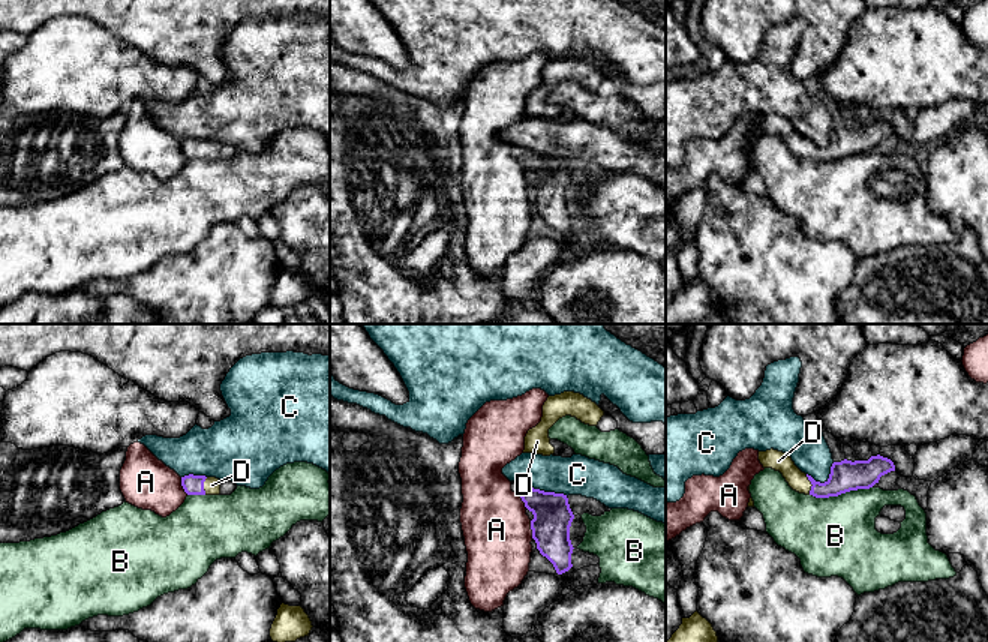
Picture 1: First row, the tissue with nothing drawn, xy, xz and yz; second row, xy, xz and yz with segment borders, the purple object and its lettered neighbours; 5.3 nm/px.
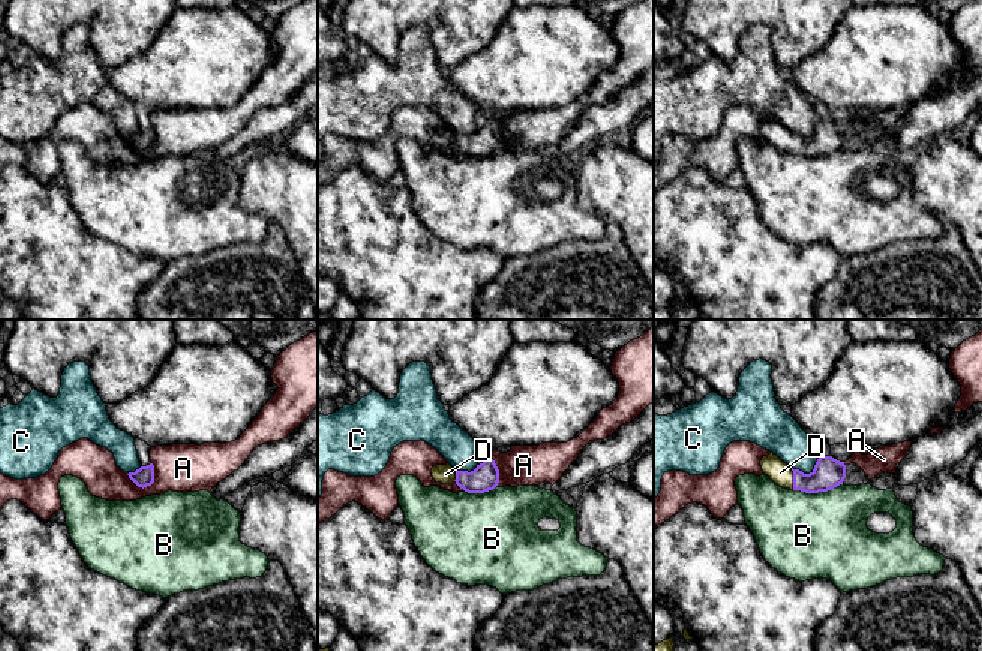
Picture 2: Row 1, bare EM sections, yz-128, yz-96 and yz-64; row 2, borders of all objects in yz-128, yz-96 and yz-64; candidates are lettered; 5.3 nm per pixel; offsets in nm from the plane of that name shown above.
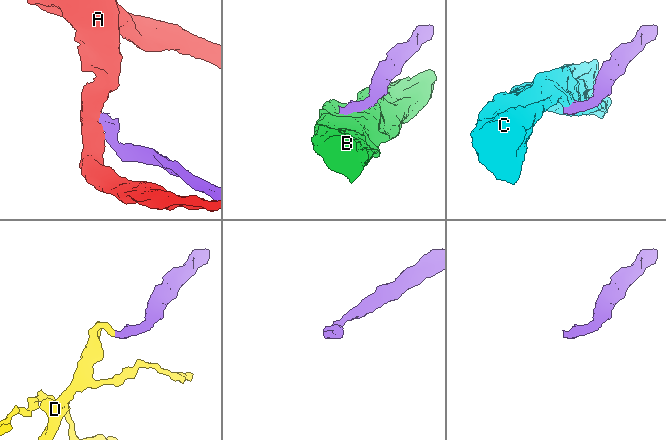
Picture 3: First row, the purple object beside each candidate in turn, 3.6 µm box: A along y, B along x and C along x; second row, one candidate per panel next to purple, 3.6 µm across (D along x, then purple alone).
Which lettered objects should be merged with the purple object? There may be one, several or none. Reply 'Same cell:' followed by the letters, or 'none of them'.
Same cell: D

